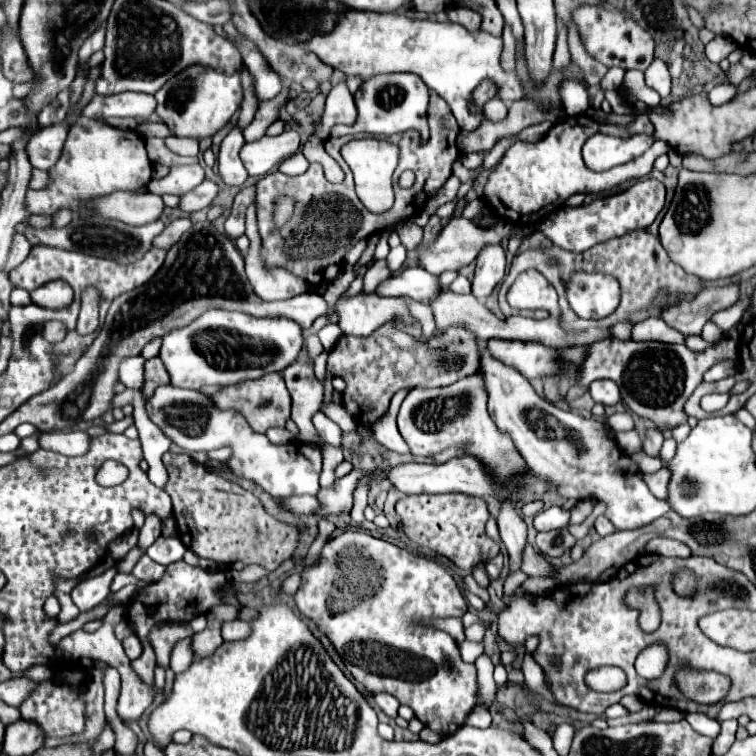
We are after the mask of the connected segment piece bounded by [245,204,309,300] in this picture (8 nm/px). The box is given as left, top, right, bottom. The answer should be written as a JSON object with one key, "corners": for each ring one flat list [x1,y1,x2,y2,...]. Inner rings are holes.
{"corners":[[255,204,249,206,247,210,247,238,251,240,249,252,245,256,245,268,247,268,247,278,251,280,251,286,255,288,255,294,263,300,287,300,297,294,303,294,309,290,309,284,285,268,265,268,263,258,259,254,261,248,261,238,257,232,255,224]]}

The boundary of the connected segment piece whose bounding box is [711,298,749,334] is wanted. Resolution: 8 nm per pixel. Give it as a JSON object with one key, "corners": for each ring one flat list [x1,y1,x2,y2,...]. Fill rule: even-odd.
{"corners":[[745,298,745,300,737,302,737,304,733,304,733,306,727,308,727,310,717,312,717,314,711,318,711,322,725,334,725,332,729,332,733,326,739,324,739,320,741,320,741,316,743,316,743,310,745,310,747,306,749,306,749,298]]}

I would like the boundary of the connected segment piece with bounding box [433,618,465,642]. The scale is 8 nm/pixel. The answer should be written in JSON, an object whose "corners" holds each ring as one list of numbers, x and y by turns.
{"corners":[[447,618,447,620,437,620,433,622,437,628,449,632,457,642,463,642,465,640,465,634,463,634,463,624,461,624,461,618]]}

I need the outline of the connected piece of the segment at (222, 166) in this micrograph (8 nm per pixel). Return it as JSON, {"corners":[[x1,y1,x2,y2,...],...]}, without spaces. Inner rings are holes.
{"corners":[[233,126,231,132,221,142,217,164,219,164,219,176,227,186,243,186,245,180,249,178,249,174,239,158,239,150,243,144,245,144,245,138,243,138,243,130,239,126]]}

